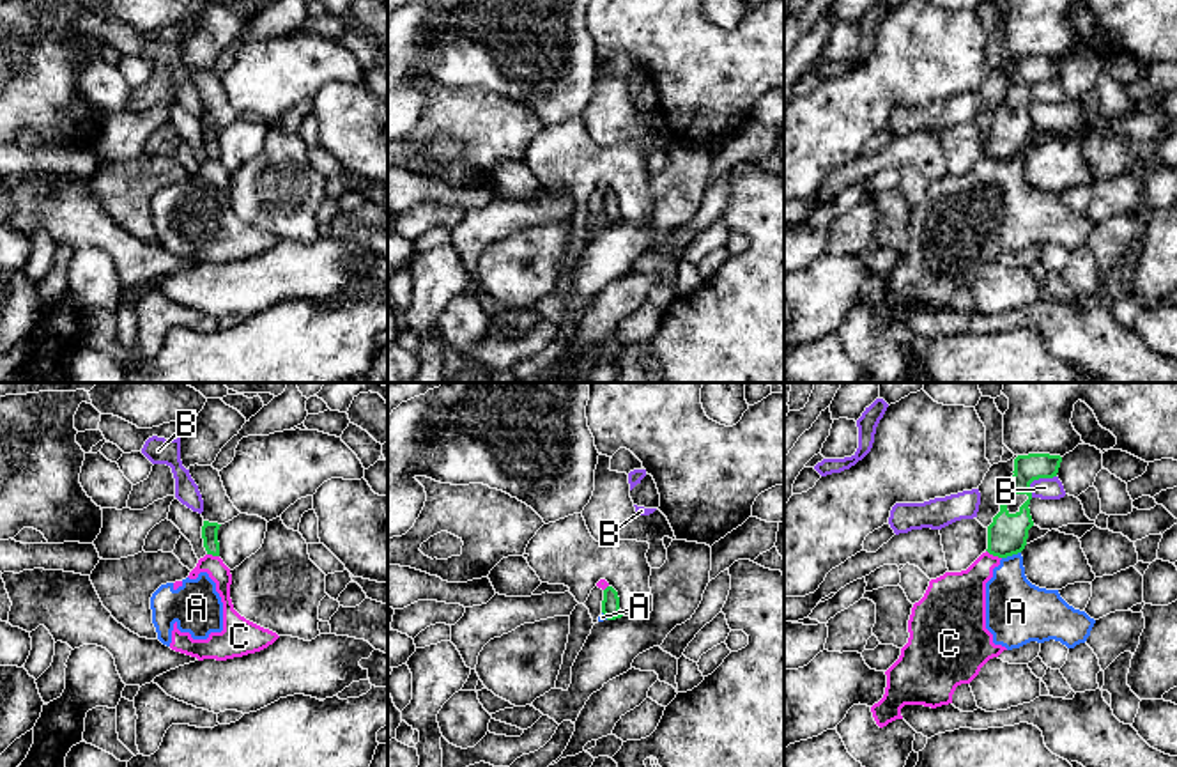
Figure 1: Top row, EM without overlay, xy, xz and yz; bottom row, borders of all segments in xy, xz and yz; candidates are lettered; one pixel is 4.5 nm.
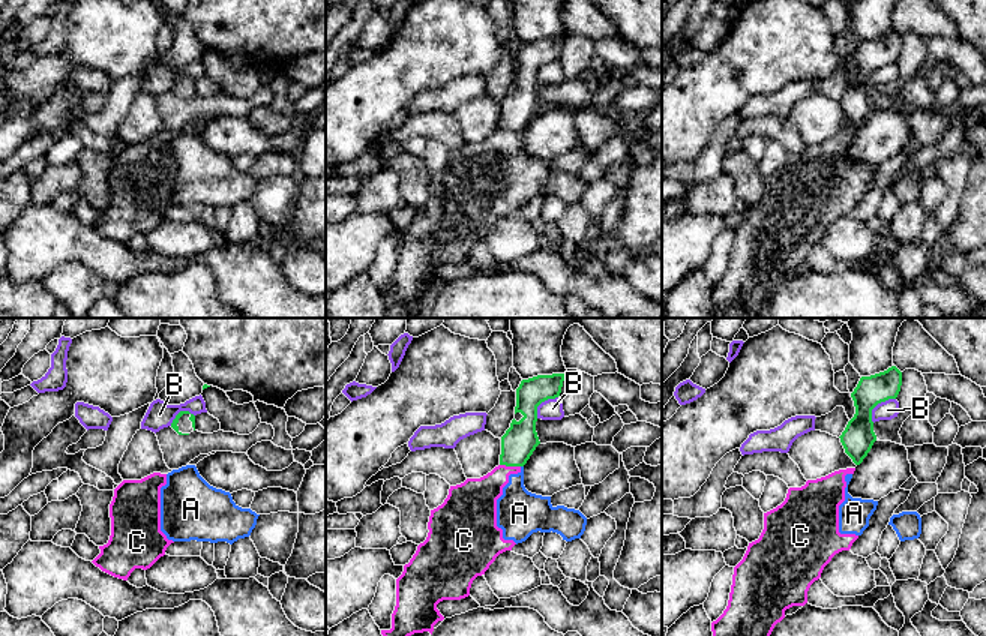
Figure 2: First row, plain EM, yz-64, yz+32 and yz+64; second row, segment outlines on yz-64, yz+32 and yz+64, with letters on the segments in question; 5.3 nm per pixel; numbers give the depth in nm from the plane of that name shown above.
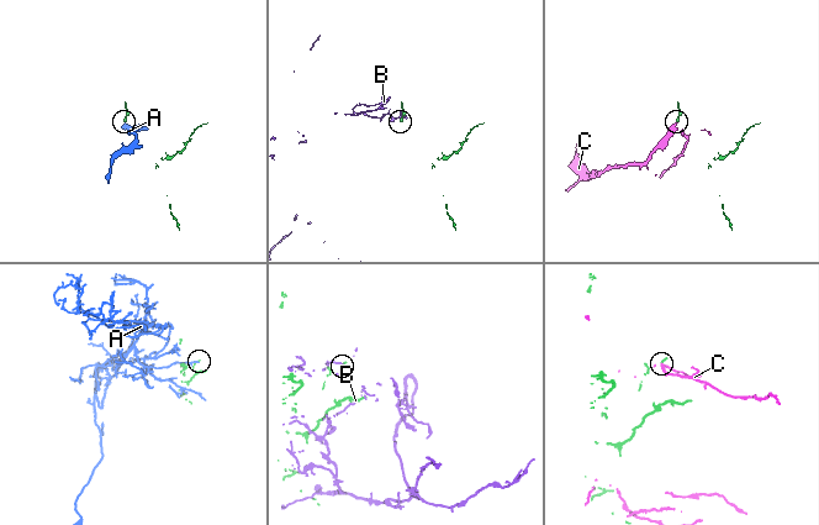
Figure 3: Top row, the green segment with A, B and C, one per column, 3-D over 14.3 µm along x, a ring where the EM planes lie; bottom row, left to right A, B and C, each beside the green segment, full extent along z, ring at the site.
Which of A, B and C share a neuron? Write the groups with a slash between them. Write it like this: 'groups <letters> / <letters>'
groups A C / B

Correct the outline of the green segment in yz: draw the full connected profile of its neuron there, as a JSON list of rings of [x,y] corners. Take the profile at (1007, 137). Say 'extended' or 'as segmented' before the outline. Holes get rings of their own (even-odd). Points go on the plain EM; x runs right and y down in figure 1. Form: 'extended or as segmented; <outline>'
extended; [[[1028,57],[1014,62],[1012,85],[1000,106],[1000,115],[988,129],[988,156],[998,161],[1018,158],[1025,152],[1028,133],[1034,129],[1030,119],[1030,87],[1039,81],[1053,81],[1062,60],[1050,57]]]

